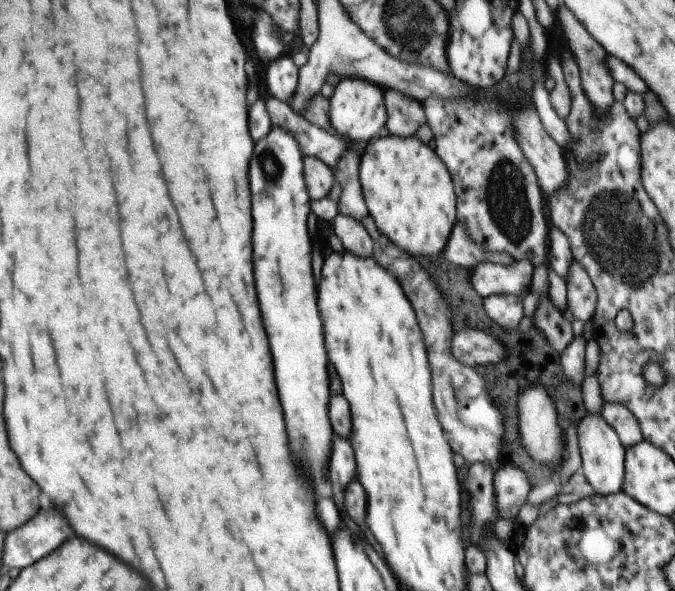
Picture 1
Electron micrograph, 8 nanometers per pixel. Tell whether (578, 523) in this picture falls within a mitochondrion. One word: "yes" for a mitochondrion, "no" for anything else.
no

